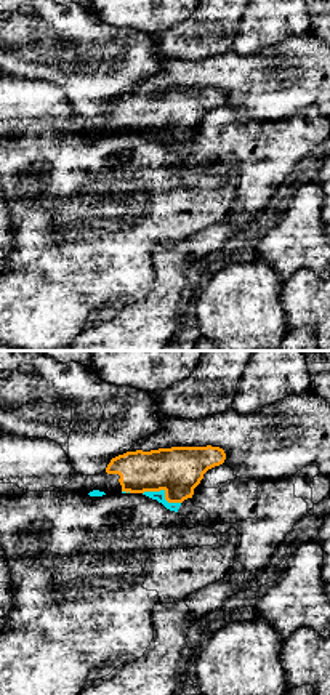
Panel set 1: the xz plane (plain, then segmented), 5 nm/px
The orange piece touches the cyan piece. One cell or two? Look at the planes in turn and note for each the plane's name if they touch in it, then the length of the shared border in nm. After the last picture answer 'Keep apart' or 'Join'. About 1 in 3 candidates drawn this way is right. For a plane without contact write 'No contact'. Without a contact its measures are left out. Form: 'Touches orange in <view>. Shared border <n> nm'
Touches orange in xz. Shared border 200 nm

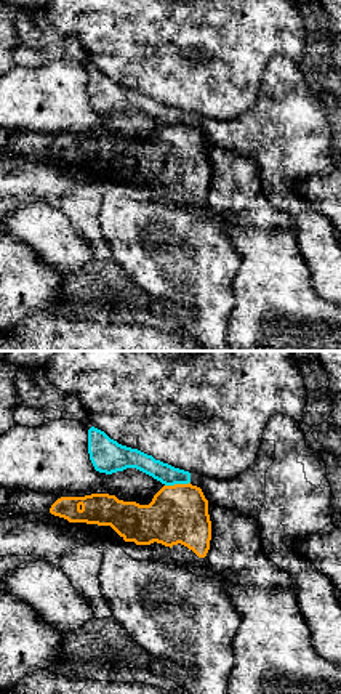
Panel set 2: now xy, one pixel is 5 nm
Touches orange in xy. Shared border 130 nm

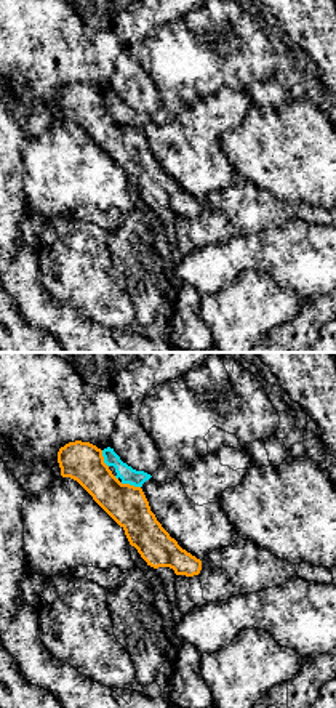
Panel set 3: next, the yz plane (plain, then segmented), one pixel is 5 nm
Touches orange in yz. Shared border 110 nm

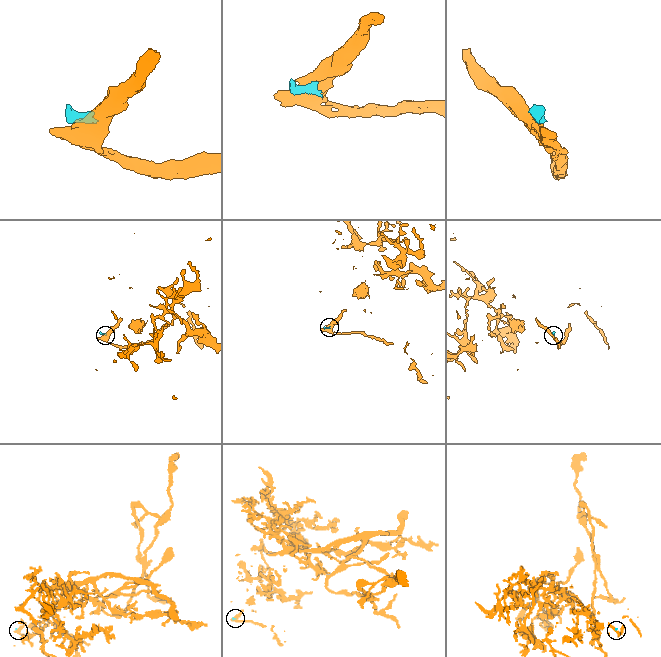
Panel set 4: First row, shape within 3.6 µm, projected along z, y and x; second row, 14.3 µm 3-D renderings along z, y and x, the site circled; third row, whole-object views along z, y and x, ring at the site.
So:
Keep apart

